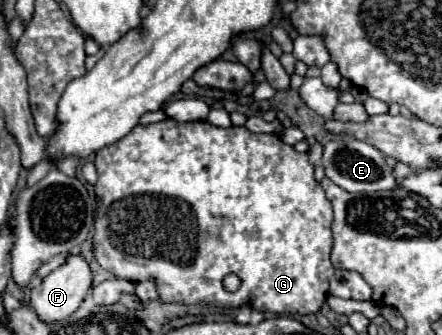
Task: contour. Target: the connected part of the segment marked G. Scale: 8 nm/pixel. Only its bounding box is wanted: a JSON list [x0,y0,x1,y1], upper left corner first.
[93,118,335,314]

